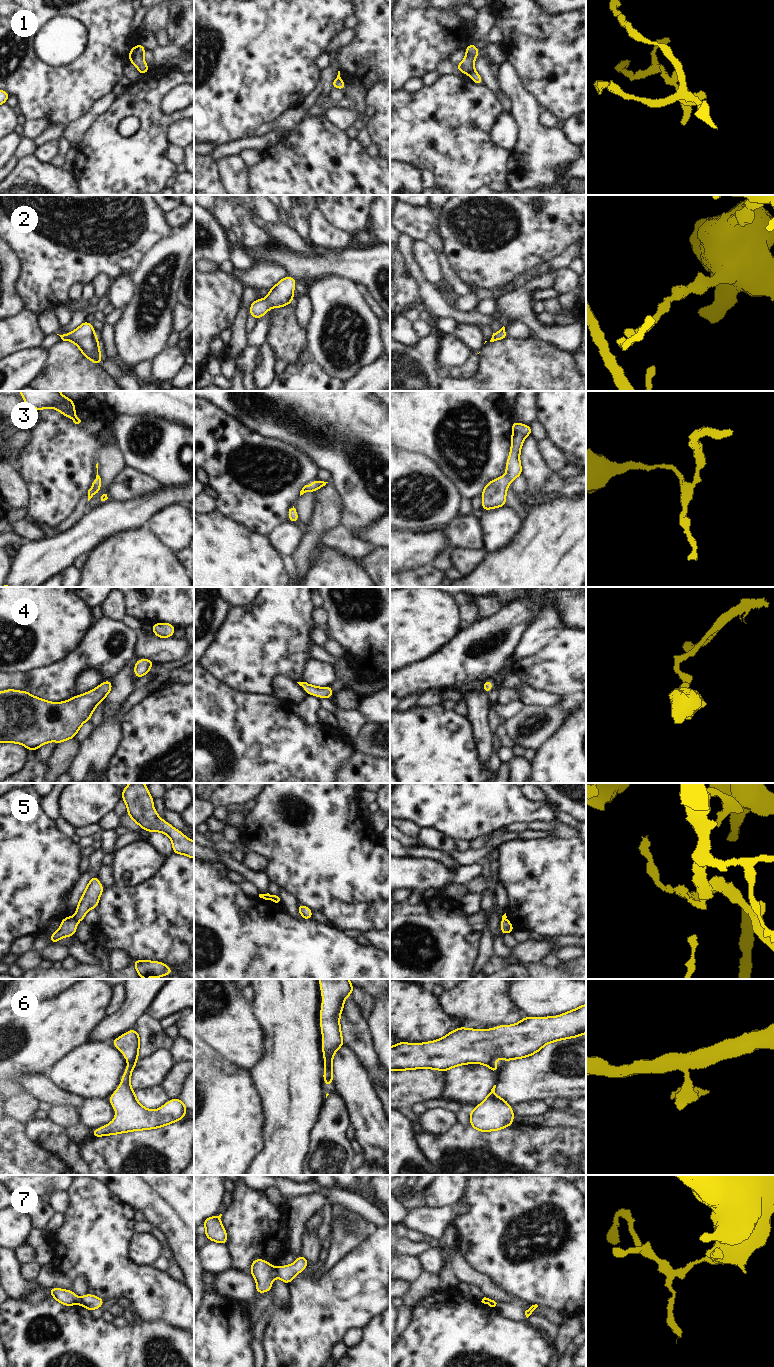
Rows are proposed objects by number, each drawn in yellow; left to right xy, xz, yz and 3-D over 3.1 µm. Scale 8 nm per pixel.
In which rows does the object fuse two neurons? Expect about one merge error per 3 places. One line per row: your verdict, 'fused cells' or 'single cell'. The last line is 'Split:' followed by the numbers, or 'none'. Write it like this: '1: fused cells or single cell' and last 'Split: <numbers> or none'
1: fused cells
2: single cell
3: single cell
4: single cell
5: fused cells
6: fused cells
7: fused cells
Split: 1, 5, 6, 7

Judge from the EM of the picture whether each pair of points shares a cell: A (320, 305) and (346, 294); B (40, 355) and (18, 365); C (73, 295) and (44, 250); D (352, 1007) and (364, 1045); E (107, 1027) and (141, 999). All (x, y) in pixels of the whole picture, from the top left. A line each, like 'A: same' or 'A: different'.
A: same
B: same
C: different
D: same
E: same

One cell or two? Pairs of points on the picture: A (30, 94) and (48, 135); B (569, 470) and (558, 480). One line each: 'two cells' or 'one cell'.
A: two cells
B: two cells

